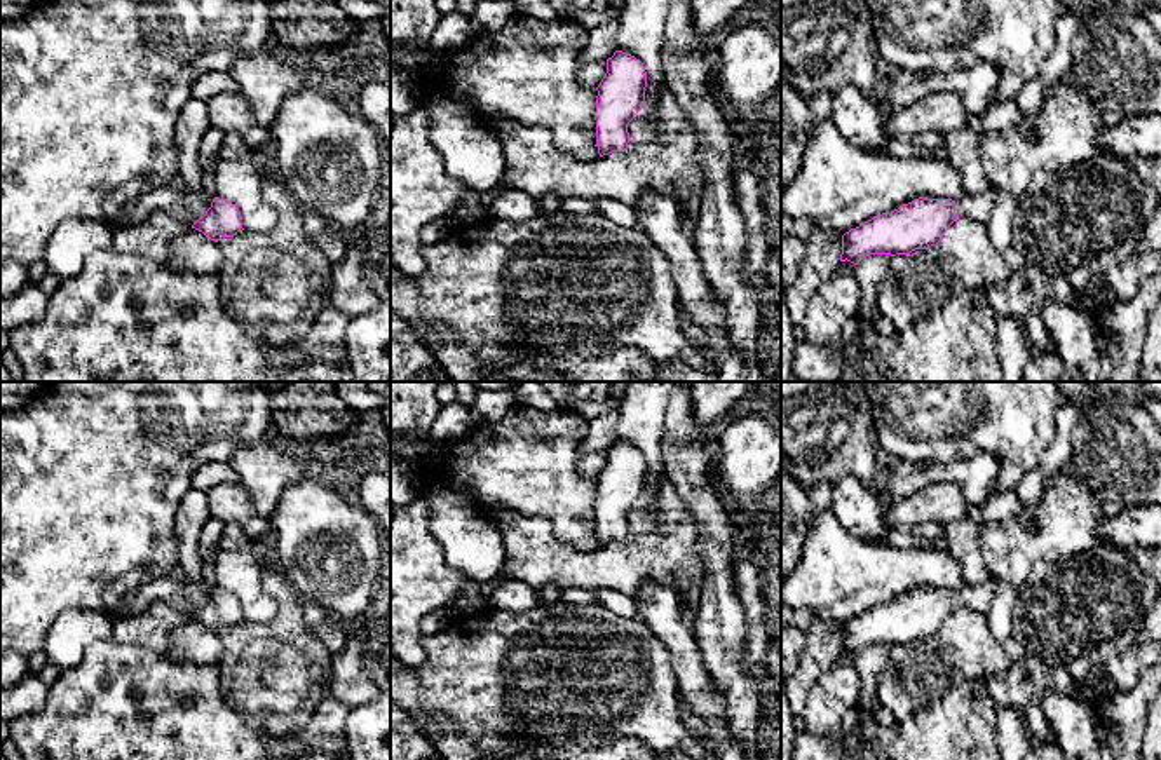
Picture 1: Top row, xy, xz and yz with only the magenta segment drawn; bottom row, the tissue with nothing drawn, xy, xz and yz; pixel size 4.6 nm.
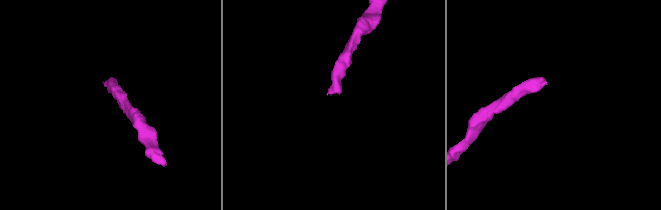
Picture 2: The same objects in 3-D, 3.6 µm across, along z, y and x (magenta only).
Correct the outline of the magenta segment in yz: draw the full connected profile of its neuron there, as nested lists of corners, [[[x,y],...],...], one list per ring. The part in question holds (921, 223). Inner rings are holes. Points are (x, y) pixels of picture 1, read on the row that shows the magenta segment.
[[[994,190],[952,199],[919,197],[873,216],[842,235],[840,261],[858,265],[870,254],[910,254],[936,246],[957,220],[987,223],[995,207]]]

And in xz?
[[[615,51],[607,59],[607,73],[596,87],[596,146],[600,157],[626,152],[628,124],[645,106],[647,71],[640,59]]]

